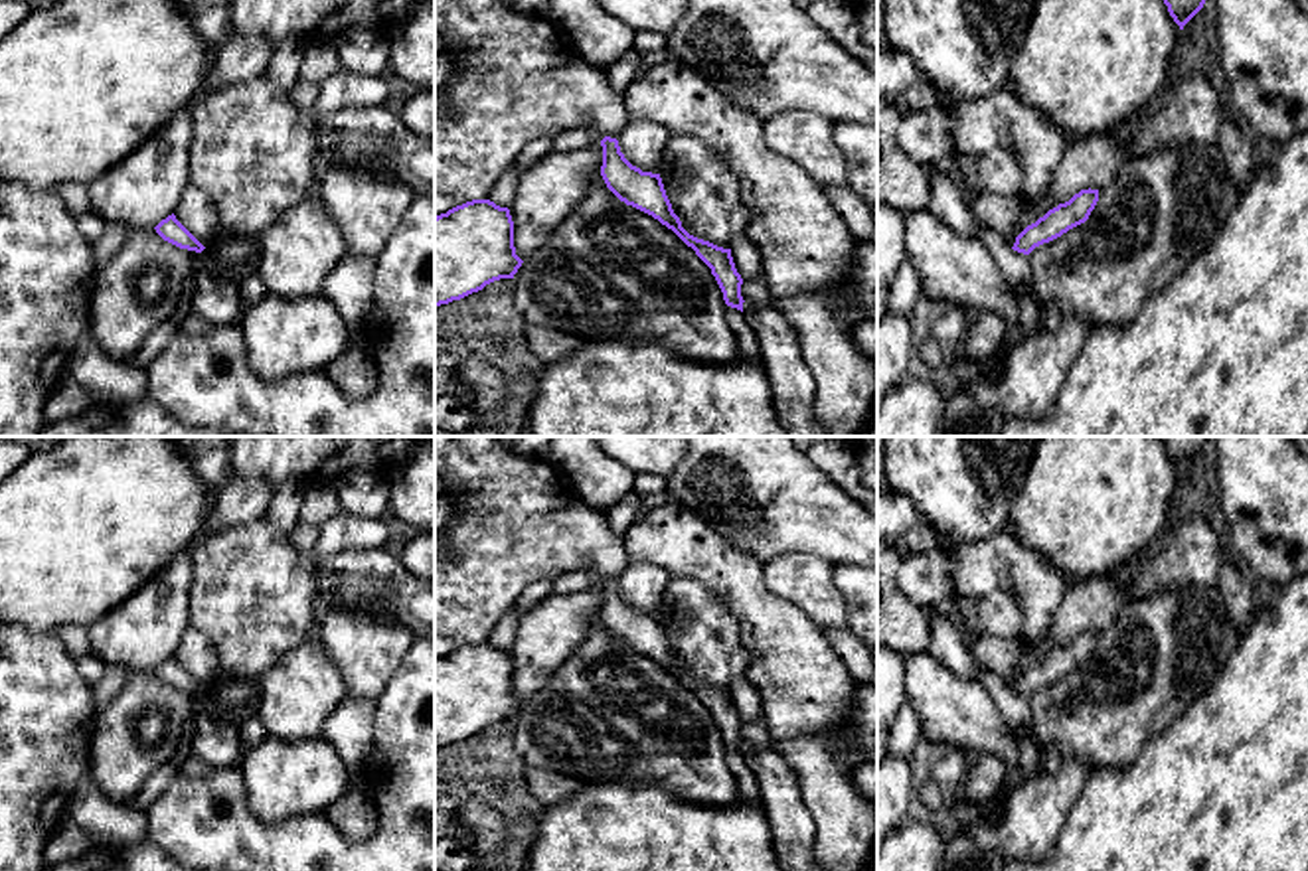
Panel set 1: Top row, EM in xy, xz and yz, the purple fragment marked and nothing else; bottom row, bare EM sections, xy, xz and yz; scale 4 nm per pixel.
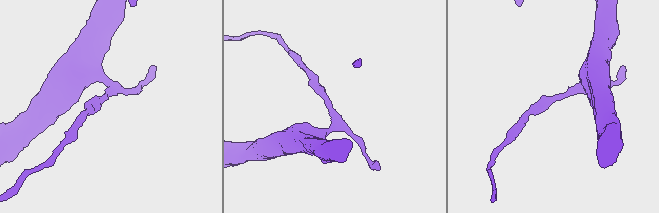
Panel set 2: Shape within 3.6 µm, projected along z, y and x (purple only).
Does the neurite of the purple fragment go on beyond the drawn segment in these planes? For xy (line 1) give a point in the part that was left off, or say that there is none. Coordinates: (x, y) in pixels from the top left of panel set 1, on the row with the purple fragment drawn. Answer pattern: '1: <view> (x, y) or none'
1: none

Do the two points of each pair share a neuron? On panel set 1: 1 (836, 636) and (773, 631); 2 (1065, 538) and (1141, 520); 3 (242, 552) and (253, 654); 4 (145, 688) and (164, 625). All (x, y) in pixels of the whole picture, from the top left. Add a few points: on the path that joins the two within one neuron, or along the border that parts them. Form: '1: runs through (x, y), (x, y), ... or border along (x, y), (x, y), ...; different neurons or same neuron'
1: border along (822, 631), (852, 676); different neurons
2: runs through (1083, 520), (1123, 520); same neuron
3: runs through (245, 577), (253, 591), (253, 629); same neuron
4: border along (153, 670), (135, 674); different neurons

